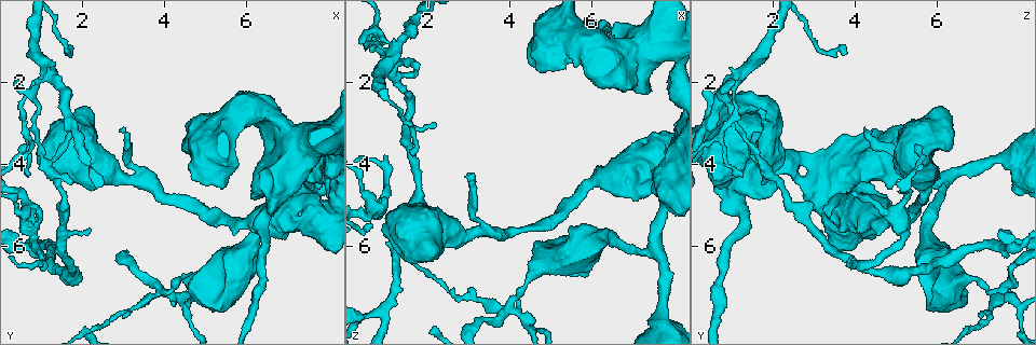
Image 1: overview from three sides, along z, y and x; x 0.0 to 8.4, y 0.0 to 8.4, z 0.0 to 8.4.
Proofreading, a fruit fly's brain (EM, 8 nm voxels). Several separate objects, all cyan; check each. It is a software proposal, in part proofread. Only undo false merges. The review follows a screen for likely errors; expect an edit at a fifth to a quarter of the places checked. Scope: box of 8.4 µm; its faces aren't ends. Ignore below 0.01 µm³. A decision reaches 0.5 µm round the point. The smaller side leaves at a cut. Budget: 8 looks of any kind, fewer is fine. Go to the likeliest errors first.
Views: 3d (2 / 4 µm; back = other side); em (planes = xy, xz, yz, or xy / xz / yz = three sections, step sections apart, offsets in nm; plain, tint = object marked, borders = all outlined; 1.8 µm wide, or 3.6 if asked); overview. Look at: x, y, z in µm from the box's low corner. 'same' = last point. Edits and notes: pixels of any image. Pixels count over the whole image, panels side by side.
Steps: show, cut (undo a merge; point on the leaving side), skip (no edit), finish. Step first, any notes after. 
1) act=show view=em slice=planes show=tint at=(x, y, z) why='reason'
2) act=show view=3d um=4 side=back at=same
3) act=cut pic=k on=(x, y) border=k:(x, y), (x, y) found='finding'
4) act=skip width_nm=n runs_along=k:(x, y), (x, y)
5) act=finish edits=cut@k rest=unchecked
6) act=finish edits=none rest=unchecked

act=show view=3d um=4 at=(4.00, 7.15, 7.40)

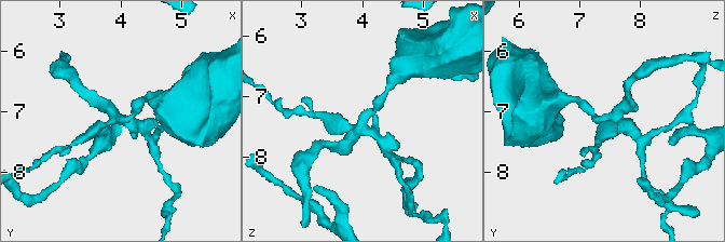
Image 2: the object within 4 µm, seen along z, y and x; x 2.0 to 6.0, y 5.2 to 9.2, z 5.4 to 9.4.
act=show view=em slice=planes show=tint at=(4.00, 7.10, 7.40) arms=4 why='now the EM'

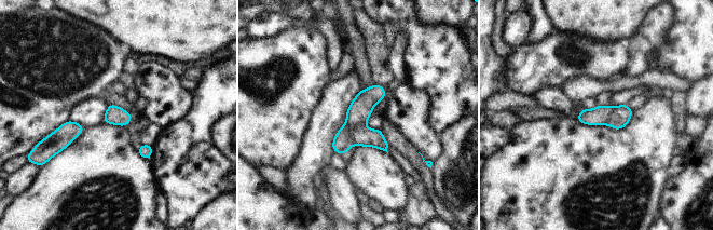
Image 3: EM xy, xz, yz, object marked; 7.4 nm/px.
act=cut pic=3 on=(359, 135) border=3:(364, 122), (351, 129), (351, 144) found='two neurons meet here'

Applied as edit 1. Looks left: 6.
act=show view=3d um=2 at=(1.25, 1.95, 1.15) why='three-way junction'

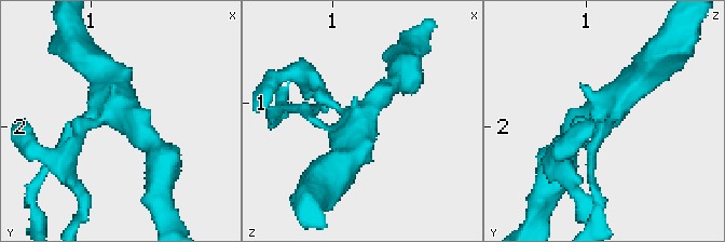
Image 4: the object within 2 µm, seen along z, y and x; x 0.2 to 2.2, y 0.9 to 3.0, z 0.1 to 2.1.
act=show view=em um=3.6 slice=planes show=tint at=(1.18, 1.88, 1.20) why='now the EM'

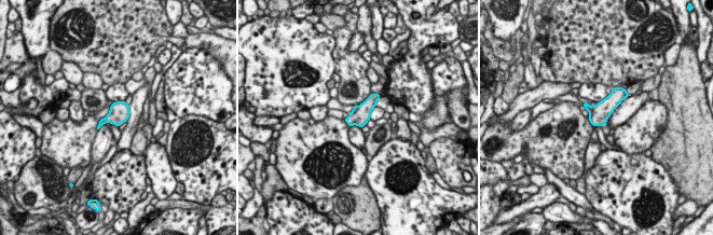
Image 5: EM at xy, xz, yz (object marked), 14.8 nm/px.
act=cut pic=5 on=(360, 118) arms=3 border=5:(358, 107), (351, 114) found='two neurons meet here'

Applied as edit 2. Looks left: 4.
act=show view=em um=3.6 slice=planes show=tint at=(0.85, 6.00, 7.60) why='arms part here'

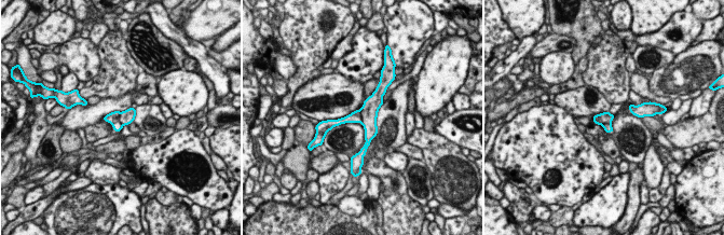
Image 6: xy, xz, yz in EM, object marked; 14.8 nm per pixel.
act=cut pic=6 on=(113, 118) width_nm=200 border=6:(120, 112), (120, 121), (123, 124) found='two neurons meet here'

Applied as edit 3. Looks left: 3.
act=finish edits=cut@3,cut@5,cut@6 rest=unchecked

